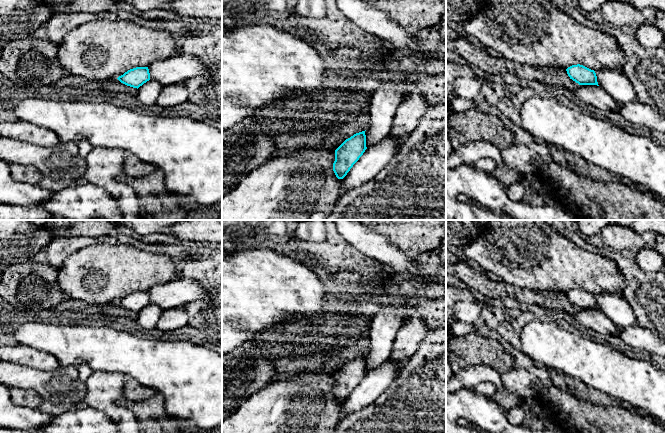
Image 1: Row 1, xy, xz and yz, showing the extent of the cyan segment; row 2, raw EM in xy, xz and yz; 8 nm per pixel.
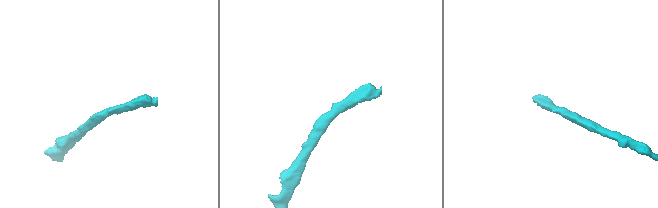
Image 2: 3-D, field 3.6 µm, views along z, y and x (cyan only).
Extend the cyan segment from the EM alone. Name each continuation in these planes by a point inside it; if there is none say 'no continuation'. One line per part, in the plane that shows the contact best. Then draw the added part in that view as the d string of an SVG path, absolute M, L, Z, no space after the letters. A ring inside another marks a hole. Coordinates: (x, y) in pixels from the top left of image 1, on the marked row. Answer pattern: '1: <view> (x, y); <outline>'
no continuation

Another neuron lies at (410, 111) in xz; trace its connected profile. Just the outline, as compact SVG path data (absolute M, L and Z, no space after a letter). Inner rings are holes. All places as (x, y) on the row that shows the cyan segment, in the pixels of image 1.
M412 93L398 106L389 135L398 141L406 140L427 112L427 102L419 93Z

